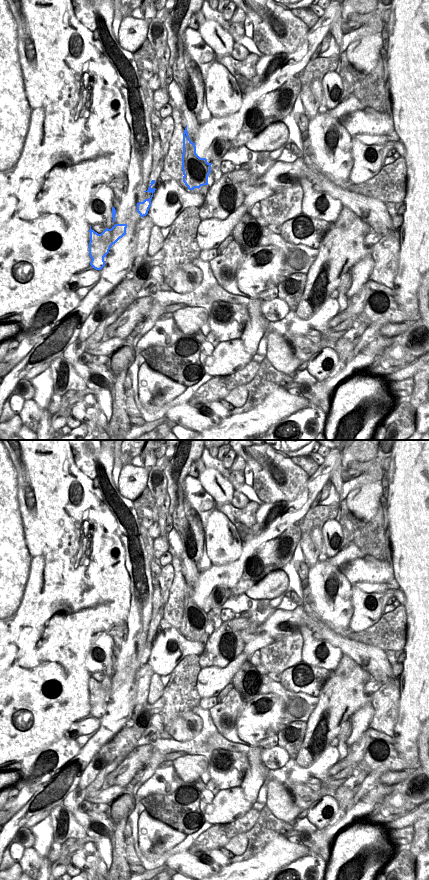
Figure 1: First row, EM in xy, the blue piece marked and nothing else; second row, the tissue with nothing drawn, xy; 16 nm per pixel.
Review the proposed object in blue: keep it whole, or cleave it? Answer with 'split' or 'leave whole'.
split

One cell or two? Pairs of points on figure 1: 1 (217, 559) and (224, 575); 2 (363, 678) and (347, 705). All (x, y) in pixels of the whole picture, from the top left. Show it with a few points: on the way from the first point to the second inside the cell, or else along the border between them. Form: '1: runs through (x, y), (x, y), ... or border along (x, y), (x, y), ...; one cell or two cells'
1: border along (241, 555), (229, 563), (212, 566); two cells
2: runs through (356, 685), (347, 695), (347, 698); one cell

